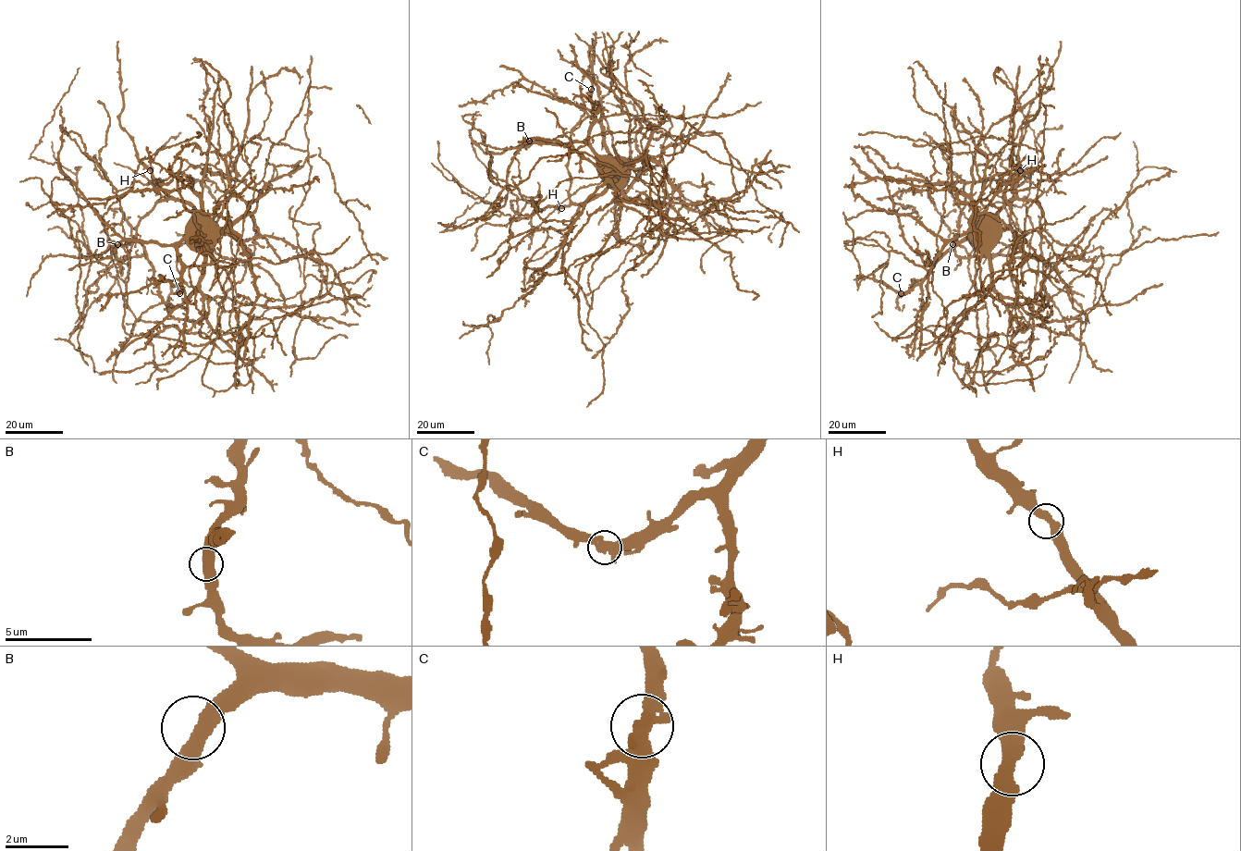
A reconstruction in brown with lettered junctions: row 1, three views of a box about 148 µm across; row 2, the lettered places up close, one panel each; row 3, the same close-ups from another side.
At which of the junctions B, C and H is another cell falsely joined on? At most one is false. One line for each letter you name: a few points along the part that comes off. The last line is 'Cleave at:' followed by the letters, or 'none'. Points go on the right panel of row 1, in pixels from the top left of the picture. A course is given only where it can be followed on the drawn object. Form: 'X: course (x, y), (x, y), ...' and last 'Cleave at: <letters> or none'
Cleave at: none

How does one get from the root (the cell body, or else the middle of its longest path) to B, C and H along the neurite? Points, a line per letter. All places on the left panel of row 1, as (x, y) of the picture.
B: (205, 225), (196, 227), (173, 244), (131, 240), (121, 240), (117, 244)
C: (205, 225), (196, 227), (178, 245), (178, 259), (181, 268), (179, 293)
H: (205, 225), (204, 214), (200, 214), (189, 203), (168, 195), (150, 170)

